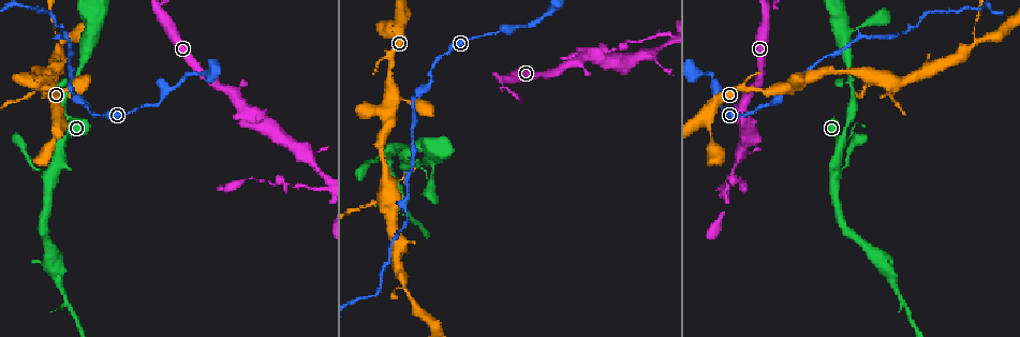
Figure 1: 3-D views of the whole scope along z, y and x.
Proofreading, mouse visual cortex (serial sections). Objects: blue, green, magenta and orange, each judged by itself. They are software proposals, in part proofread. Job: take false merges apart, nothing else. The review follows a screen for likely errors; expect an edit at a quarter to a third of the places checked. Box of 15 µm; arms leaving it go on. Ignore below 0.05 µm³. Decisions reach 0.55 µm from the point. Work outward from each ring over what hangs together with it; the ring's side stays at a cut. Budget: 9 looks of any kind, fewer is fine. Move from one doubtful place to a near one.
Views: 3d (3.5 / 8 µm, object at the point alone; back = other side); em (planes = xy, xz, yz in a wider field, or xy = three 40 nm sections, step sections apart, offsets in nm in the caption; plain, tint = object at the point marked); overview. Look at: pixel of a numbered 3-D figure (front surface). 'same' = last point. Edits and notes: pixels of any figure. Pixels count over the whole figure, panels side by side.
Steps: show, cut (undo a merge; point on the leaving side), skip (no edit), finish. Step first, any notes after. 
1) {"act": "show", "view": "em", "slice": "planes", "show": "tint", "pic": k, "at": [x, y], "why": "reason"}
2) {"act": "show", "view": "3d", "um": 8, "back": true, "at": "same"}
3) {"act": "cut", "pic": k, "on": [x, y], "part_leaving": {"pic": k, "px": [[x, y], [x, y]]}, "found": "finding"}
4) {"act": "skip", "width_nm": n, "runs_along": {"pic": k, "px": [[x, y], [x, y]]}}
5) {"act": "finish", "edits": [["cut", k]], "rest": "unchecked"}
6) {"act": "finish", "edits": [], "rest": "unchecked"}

{"act": "show", "view": "3d", "um": 3.5, "pic": 1, "at": [61, 143], "why": "abrupt turn"}

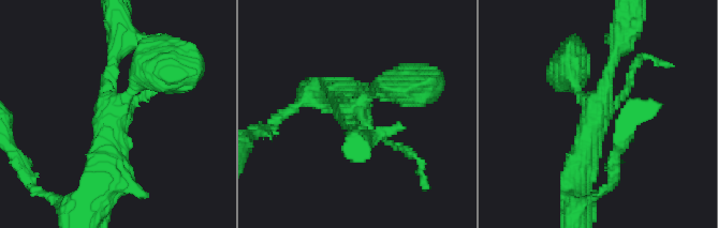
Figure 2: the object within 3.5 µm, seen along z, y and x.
{"act": "show", "view": "em", "slice": "xy", "step": 5, "show": "tint", "pic": 2, "at": [597, 110]}

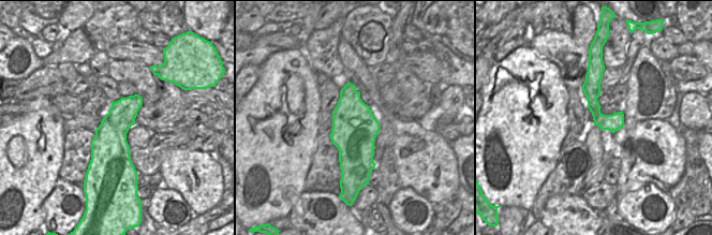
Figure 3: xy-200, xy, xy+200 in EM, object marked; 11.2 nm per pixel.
{"act": "skip", "runs_along": {"pic": 2, "px": [[401, 84], [349, 117], [358, 136]]}, "found": "continuous, no second cell"}

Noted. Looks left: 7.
{"act": "show", "view": "3d", "um": 3.5, "pic": 1, "at": [887, 86], "why": "sharp bend"}

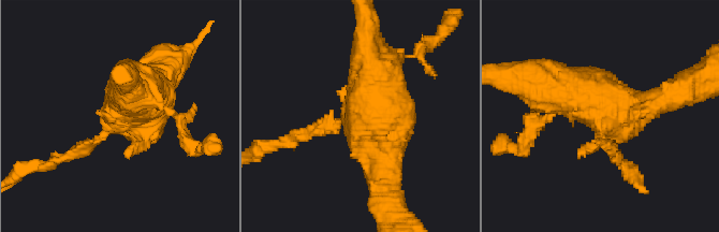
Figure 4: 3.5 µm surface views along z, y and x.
{"act": "show", "view": "em", "slice": "planes", "show": "tint", "pic": 4, "at": [602, 120], "why": "now the EM"}

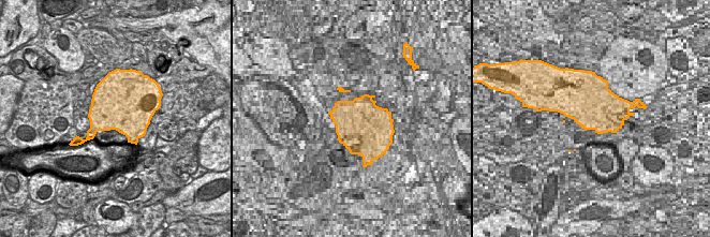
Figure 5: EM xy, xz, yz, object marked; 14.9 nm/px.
{"act": "show", "view": "em", "slice": "xy", "step": 2, "show": "tint", "at": "same"}

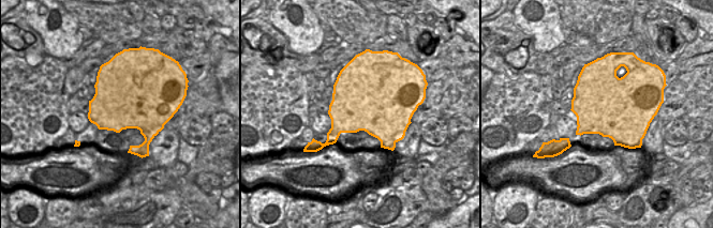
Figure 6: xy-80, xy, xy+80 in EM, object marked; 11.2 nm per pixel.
{"act": "cut", "pic": 4, "on": [305, 134], "part_leaving": {"pic": 4, "px": [[336, 125], [270, 146]]}, "found": "two cells meet here"}

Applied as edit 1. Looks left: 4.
{"act": "show", "view": "overview"}

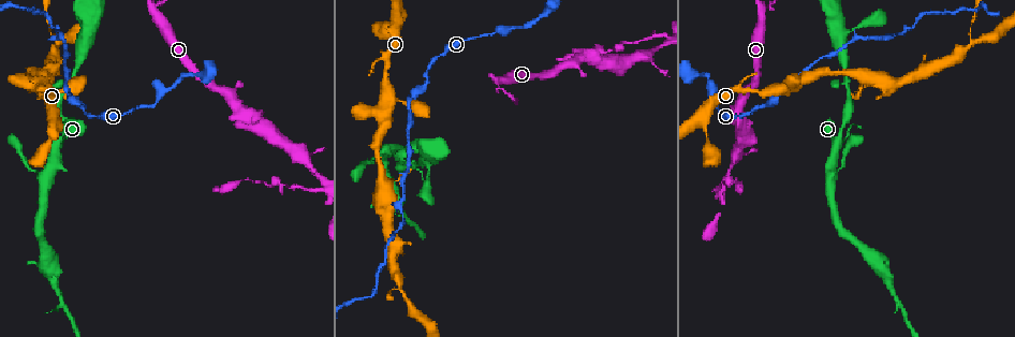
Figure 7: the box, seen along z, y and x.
{"act": "show", "view": "3d", "um": 8, "pic": 7, "at": [848, 83], "why": "a fork"}

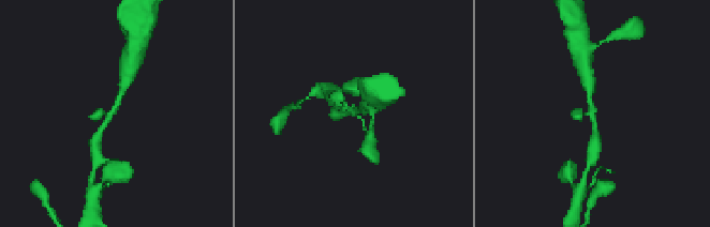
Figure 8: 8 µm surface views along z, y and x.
{"act": "show", "view": "em", "slice": "xy", "step": 3, "show": "tint", "pic": 8, "at": [348, 113]}

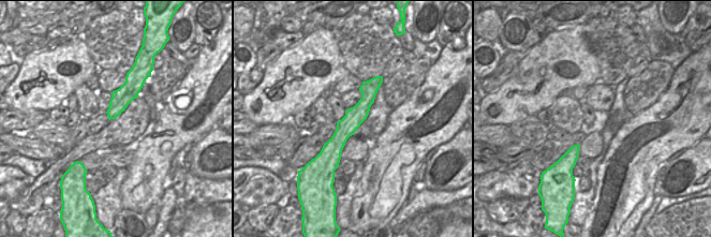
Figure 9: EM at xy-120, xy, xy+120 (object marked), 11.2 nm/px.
{"act": "skip", "width_nm": 220, "runs_along": {"pic": 8, "px": [[94, 144], [122, 88]]}, "found": "all the same cell"}

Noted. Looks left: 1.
{"act": "finish", "edits": [["cut", 4]], "rest": "unchecked"}

